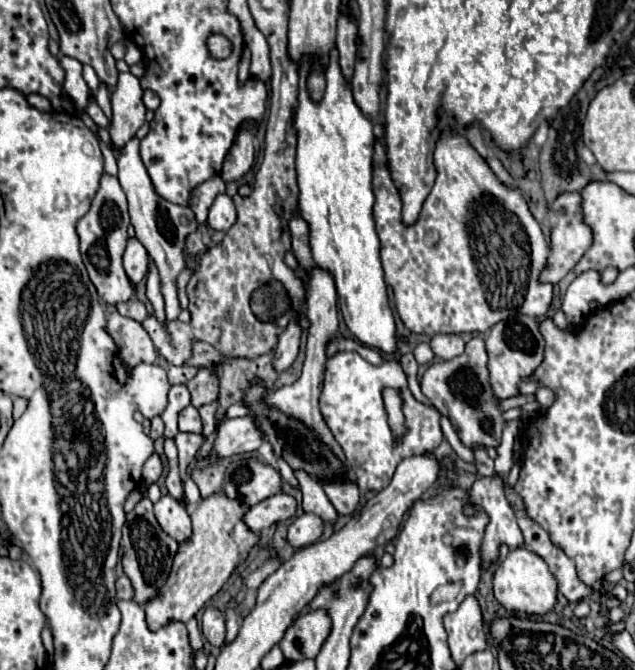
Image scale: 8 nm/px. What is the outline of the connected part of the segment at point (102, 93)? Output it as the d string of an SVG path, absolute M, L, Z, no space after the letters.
M101 84L99 86L99 92L95 94L95 100L97 100L97 104L103 108L103 112L105 112L105 116L107 118L111 118L111 104L109 104L109 90L107 90L107 86L105 84Z

